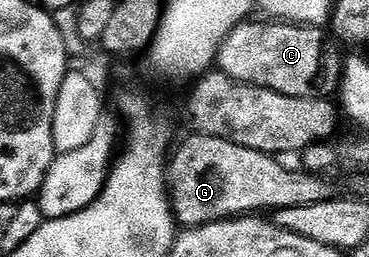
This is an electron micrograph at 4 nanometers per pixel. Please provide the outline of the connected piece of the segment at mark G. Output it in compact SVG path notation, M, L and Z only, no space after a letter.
M192 134L189 140L182 141L177 148L175 145L166 169L168 195L177 225L181 229L198 228L203 224L214 224L219 220L230 220L238 216L268 214L278 208L314 206L337 195L335 186L324 177L327 175L305 170L295 172L294 169L283 168L280 164L283 163L277 157L266 152L250 150L246 146L234 146L234 142L226 142L222 138Z

